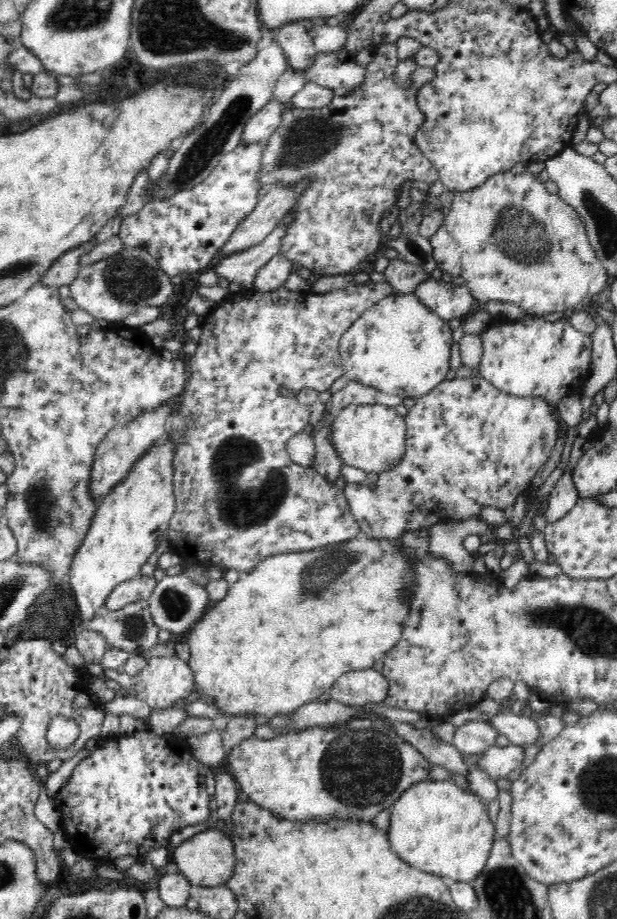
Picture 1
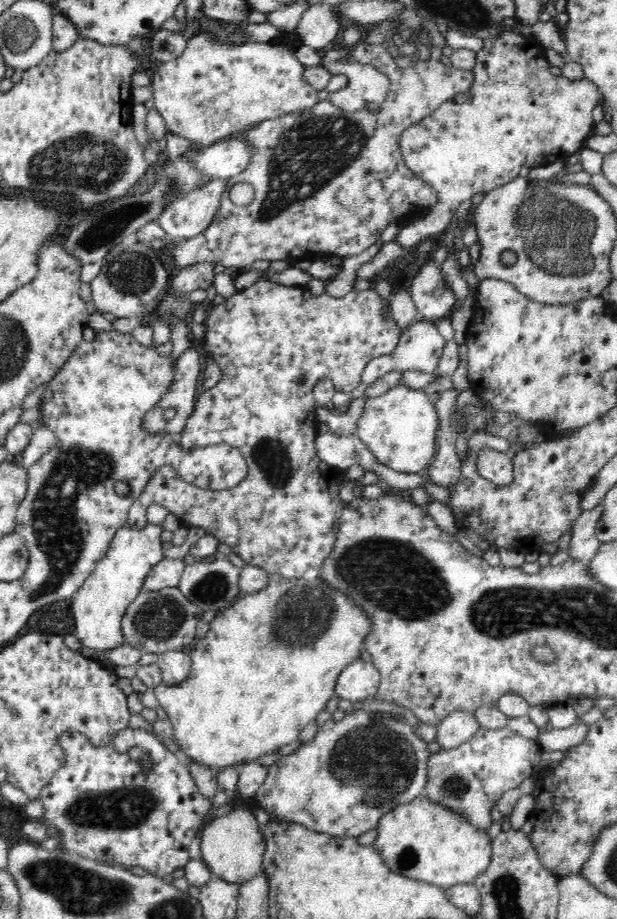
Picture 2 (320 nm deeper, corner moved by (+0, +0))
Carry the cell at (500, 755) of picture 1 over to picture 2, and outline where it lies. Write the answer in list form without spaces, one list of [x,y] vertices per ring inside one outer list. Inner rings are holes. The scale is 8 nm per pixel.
[[[508,726],[498,730],[480,730],[469,738],[464,744],[453,749],[440,749],[429,756],[429,767],[427,768],[427,783],[424,795],[435,802],[442,804],[444,808],[460,812],[470,824],[477,825],[481,830],[488,830],[492,824],[492,808],[498,802],[498,798],[512,788],[518,788],[524,780],[532,778],[536,774],[536,766],[542,758],[542,747],[537,740],[533,741],[524,736],[518,735]]]

